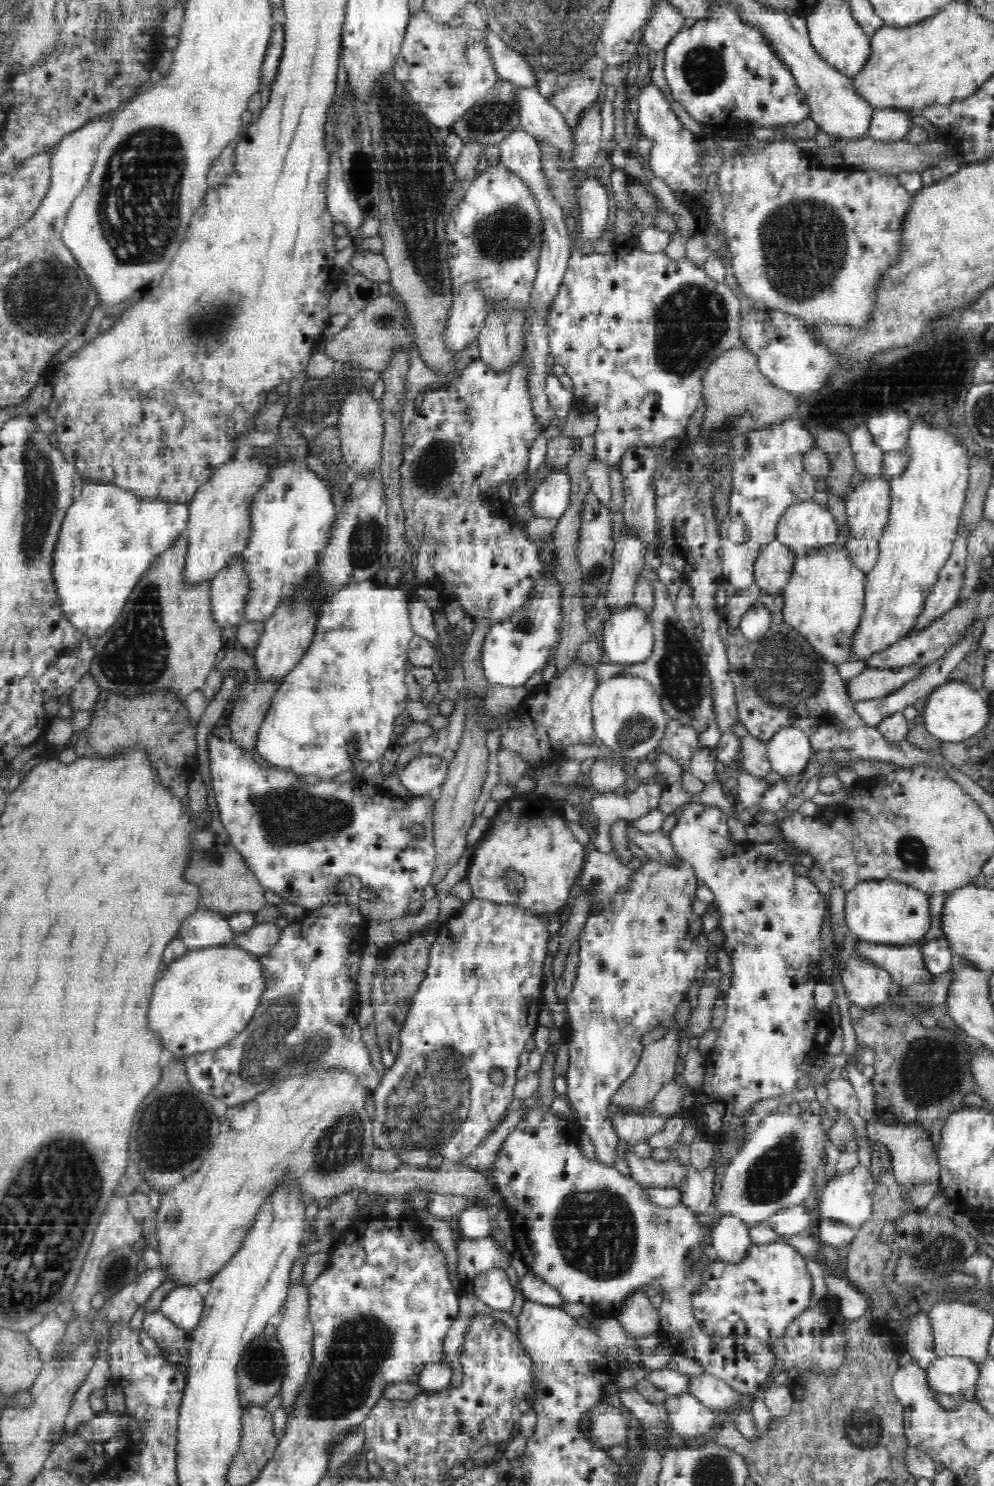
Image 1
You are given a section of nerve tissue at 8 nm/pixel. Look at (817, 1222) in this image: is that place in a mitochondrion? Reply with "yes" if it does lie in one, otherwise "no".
no

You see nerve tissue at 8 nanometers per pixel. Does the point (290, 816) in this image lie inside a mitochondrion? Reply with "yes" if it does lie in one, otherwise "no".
yes

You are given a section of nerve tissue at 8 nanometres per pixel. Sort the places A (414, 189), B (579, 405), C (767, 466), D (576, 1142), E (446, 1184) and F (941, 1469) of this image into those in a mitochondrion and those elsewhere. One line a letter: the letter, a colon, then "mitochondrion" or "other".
A: mitochondrion
B: other
C: other
D: other
E: other
F: other

